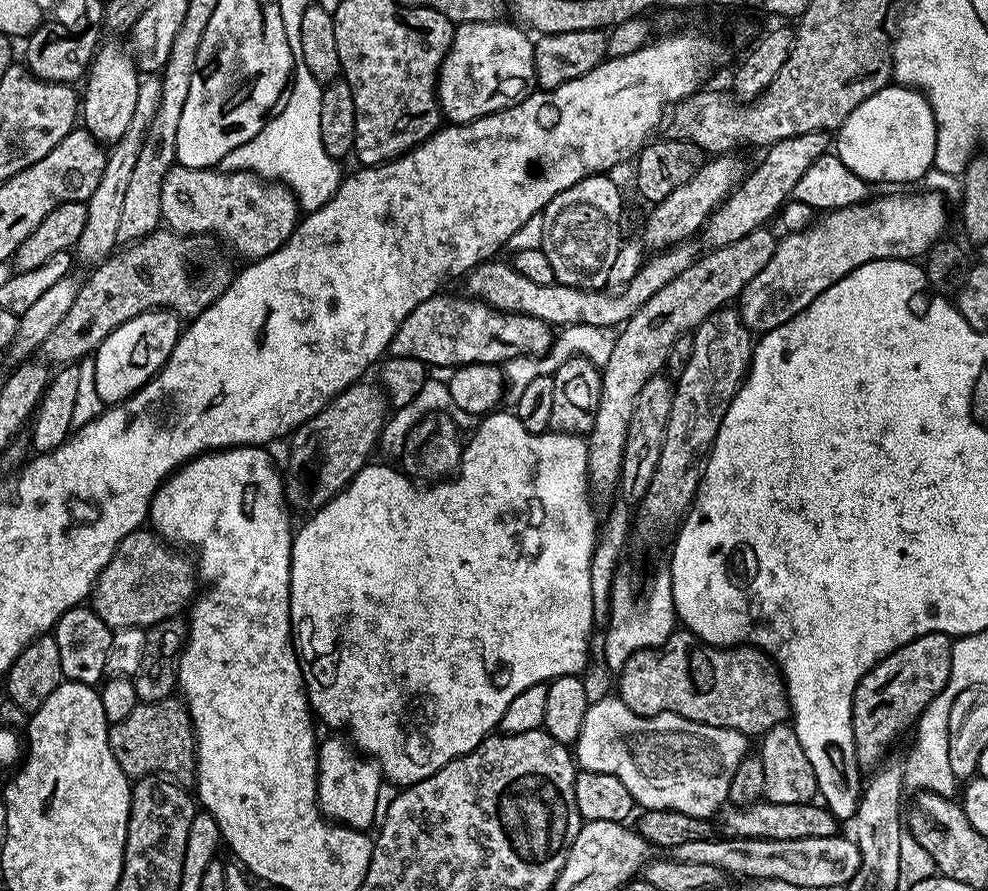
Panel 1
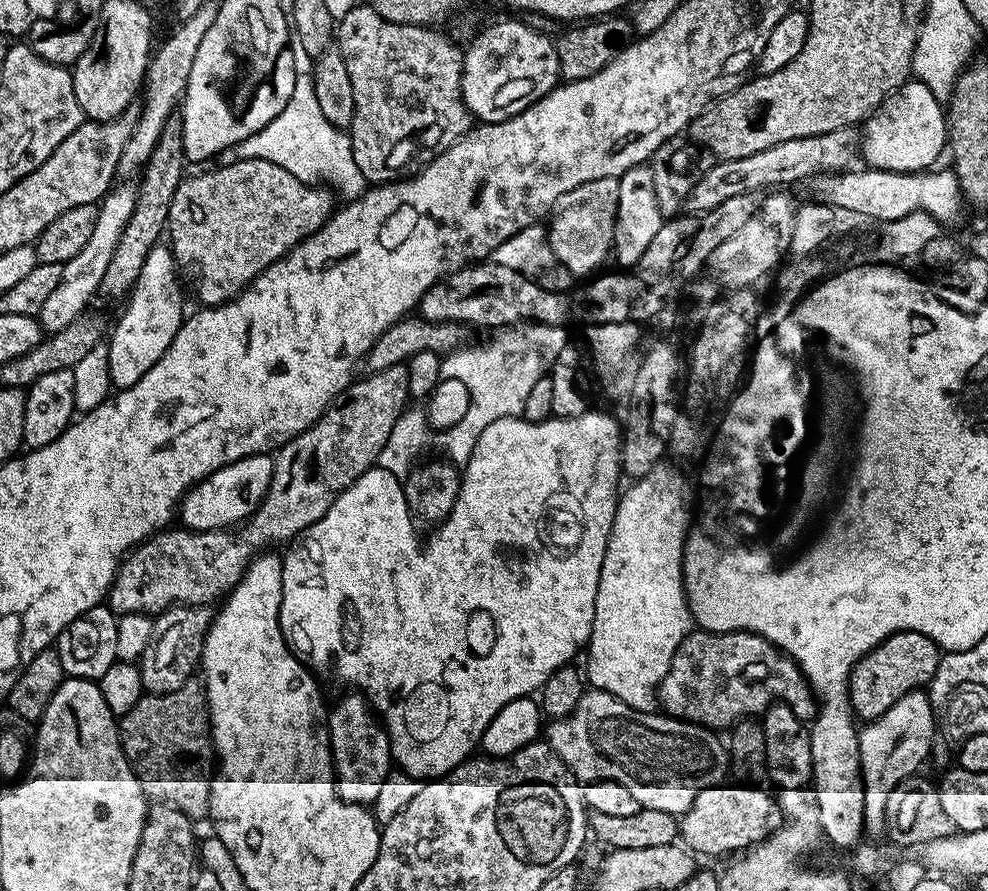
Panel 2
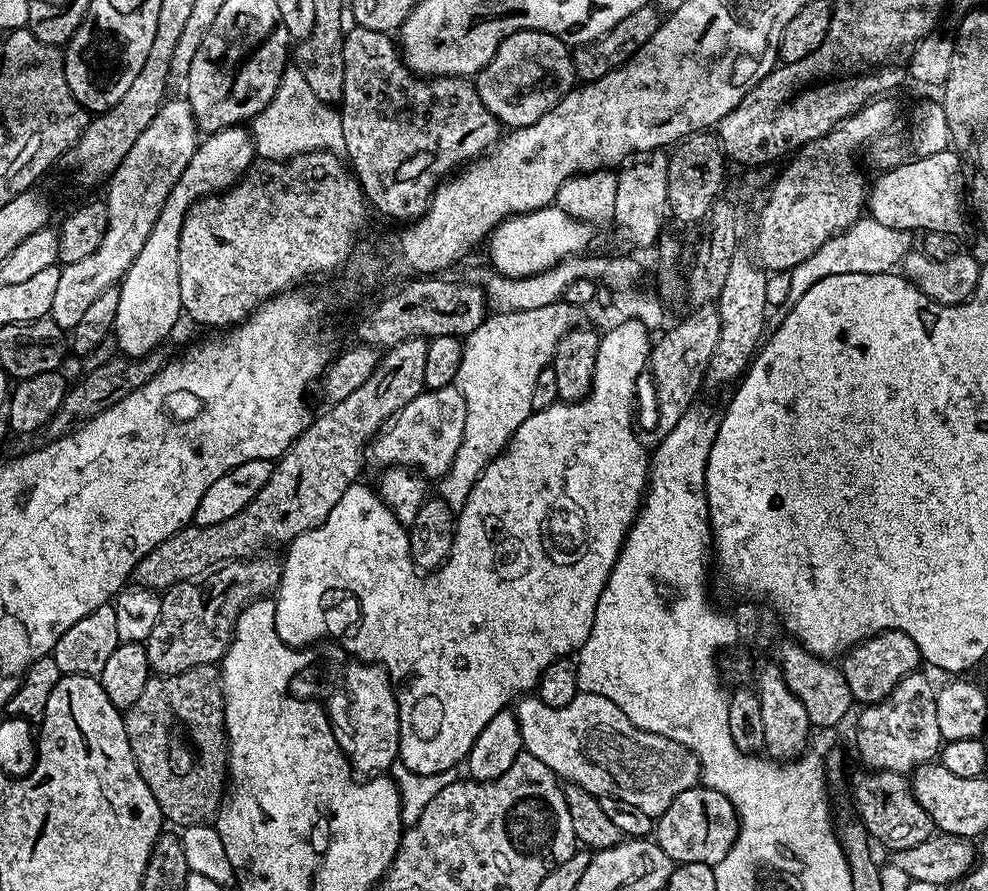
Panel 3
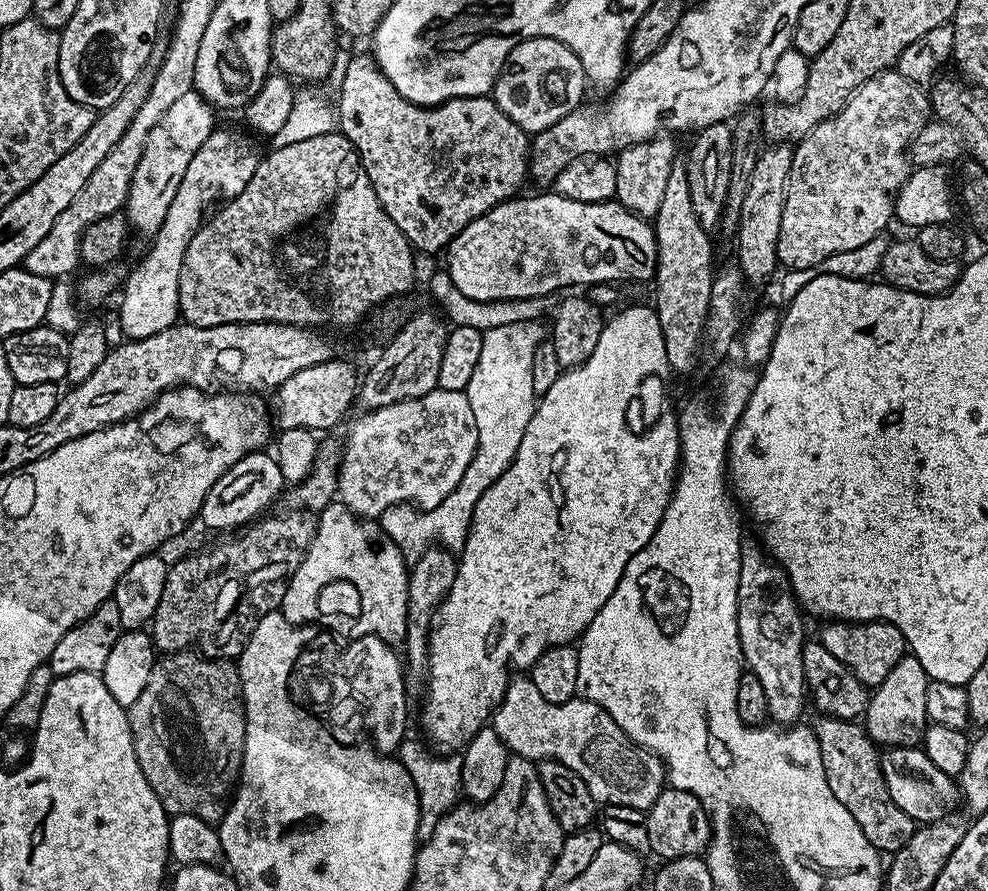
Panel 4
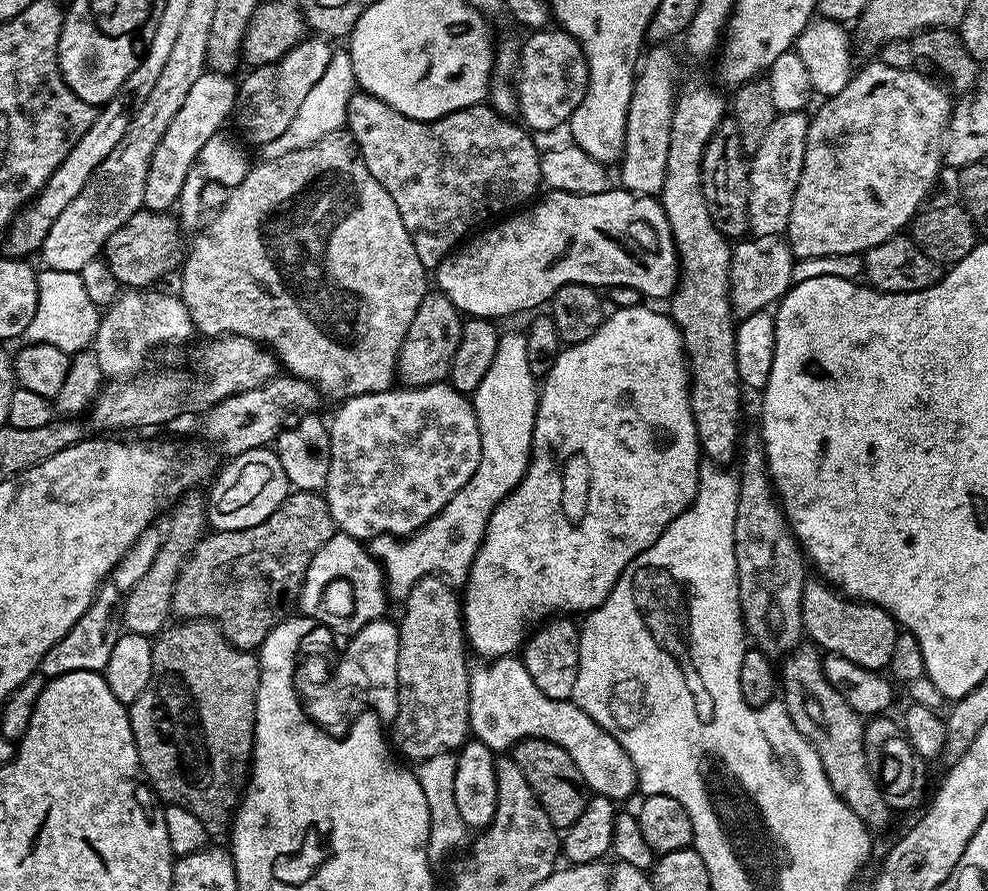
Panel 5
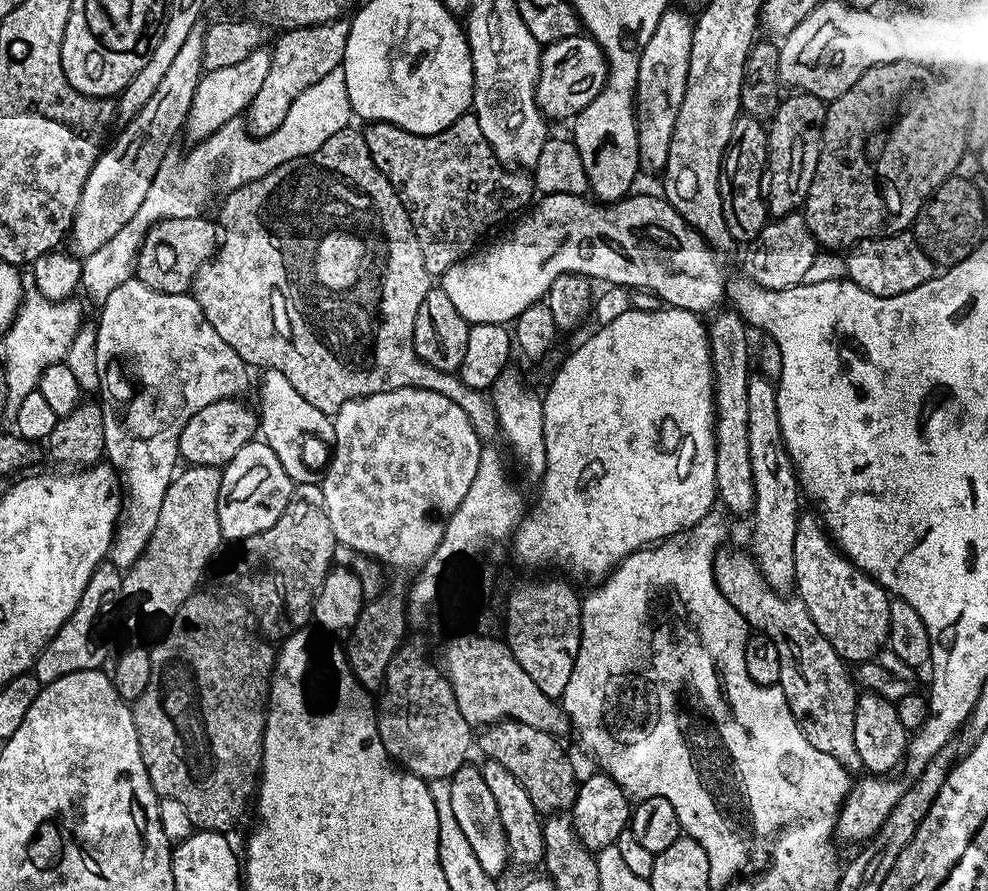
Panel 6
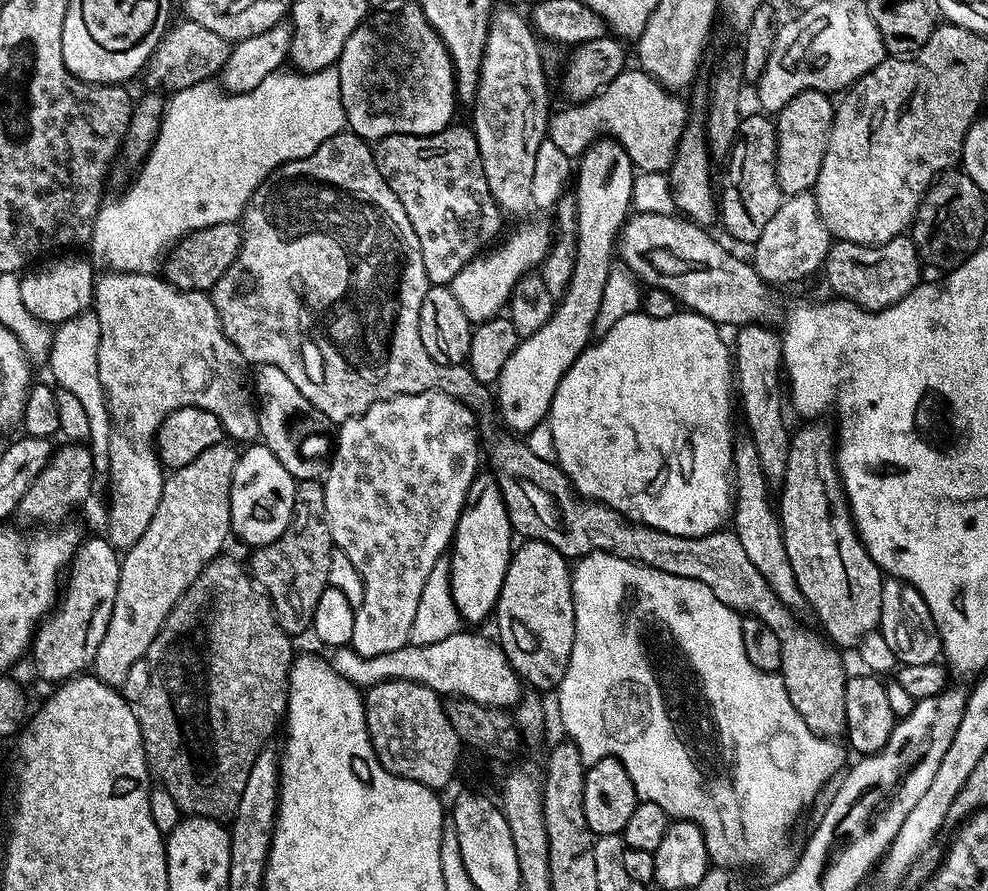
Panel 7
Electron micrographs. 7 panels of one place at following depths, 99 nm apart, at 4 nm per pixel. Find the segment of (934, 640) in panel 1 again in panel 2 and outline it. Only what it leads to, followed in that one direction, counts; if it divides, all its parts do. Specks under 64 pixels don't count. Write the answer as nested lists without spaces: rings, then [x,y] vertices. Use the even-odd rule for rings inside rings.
[[[895,632],[870,654],[863,656],[852,671],[846,691],[853,713],[864,722],[877,720],[907,692],[920,690],[931,684],[940,665],[941,655],[941,648],[933,640],[926,638],[926,634]]]

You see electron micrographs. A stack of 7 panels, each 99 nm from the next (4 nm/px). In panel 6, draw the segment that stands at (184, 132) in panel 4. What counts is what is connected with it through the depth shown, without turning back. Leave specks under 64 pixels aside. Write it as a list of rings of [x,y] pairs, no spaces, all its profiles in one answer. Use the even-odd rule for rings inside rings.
[[[267,47],[254,50],[235,66],[222,66],[222,70],[204,72],[194,90],[194,102],[188,111],[186,132],[199,142],[218,131],[222,125],[244,114],[269,73],[272,53]]]

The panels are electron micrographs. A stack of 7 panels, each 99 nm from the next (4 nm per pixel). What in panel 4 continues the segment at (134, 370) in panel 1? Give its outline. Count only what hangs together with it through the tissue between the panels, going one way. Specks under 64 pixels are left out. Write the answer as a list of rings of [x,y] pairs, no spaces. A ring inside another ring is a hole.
[[[217,127],[210,134],[210,138],[206,138],[206,142],[202,142],[202,146],[198,146],[198,154],[194,154],[194,158],[190,158],[190,166],[186,166],[186,174],[182,174],[182,186],[178,186],[178,194],[174,194],[174,202],[170,202],[170,210],[166,210],[166,222],[162,222],[156,235],[151,237],[149,244],[152,245],[149,246],[148,253],[137,262],[136,269],[128,276],[128,281],[125,284],[123,281],[124,297],[118,302],[118,309],[121,314],[122,330],[127,339],[150,338],[150,334],[158,334],[158,330],[166,330],[171,324],[177,323],[180,316],[180,275],[184,265],[184,255],[194,234],[200,229],[200,225],[205,219],[204,203],[215,192],[224,196],[223,198],[242,194],[242,190],[246,190],[246,182],[250,182],[250,178],[254,178],[254,170],[258,170],[261,159],[262,152],[256,149],[255,142],[246,133],[235,132],[232,128]]]

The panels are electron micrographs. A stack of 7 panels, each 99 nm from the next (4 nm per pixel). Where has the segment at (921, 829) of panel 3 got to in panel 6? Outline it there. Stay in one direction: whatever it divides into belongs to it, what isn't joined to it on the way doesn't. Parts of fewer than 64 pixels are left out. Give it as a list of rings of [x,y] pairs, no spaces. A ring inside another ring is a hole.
[[[721,547],[712,559],[712,569],[718,590],[742,614],[753,633],[768,636],[778,646],[778,663],[782,665],[779,688],[786,694],[786,702],[802,730],[806,742],[836,758],[849,774],[861,771],[858,746],[854,746],[854,710],[858,695],[857,685],[850,675],[849,665],[822,638],[814,618],[806,606],[788,594],[781,594],[766,583],[758,570],[756,561],[747,551],[731,552]]]

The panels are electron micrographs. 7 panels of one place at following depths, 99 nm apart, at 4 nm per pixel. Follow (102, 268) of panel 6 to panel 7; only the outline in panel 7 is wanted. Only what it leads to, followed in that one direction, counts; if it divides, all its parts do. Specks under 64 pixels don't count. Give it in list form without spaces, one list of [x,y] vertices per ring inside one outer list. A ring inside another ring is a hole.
[[[333,66],[318,70],[316,73],[281,70],[270,74],[262,82],[258,82],[258,86],[254,86],[254,90],[249,92],[229,94],[219,87],[216,89],[214,85],[215,83],[212,80],[204,80],[201,84],[195,84],[189,88],[183,88],[180,92],[171,93],[170,98],[172,98],[172,101],[170,99],[167,101],[164,115],[160,117],[160,133],[156,135],[152,149],[148,151],[148,155],[144,157],[139,165],[138,171],[140,173],[133,178],[132,185],[117,200],[110,201],[111,199],[109,199],[107,202],[101,203],[100,212],[92,224],[90,249],[92,248],[93,254],[105,264],[105,269],[113,272],[155,273],[163,265],[168,253],[185,236],[210,226],[239,221],[243,217],[244,207],[250,202],[254,190],[258,190],[260,183],[274,169],[281,168],[284,164],[289,164],[291,160],[301,160],[310,154],[314,154],[314,150],[318,150],[318,146],[322,146],[322,142],[326,142],[330,138],[334,138],[338,133],[345,131],[346,121],[344,119],[344,107],[342,106],[342,94],[340,93],[339,67]]]

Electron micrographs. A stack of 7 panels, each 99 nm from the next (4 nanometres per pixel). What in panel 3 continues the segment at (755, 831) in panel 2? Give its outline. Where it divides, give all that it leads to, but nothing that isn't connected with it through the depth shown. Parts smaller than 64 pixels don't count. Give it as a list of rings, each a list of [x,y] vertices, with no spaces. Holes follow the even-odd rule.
[[[697,786],[682,790],[682,794],[675,796],[662,815],[655,817],[654,839],[676,864],[702,862],[715,866],[730,852],[739,829],[740,820],[730,798],[718,794],[718,790],[713,788]]]

